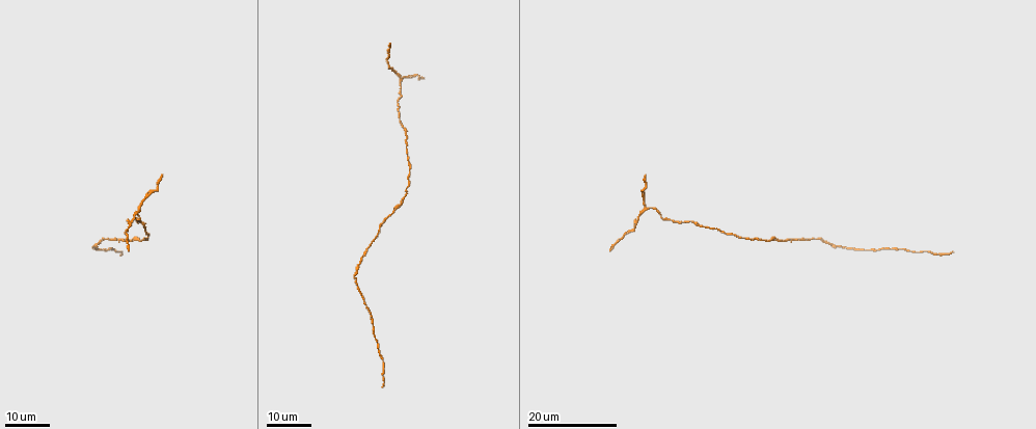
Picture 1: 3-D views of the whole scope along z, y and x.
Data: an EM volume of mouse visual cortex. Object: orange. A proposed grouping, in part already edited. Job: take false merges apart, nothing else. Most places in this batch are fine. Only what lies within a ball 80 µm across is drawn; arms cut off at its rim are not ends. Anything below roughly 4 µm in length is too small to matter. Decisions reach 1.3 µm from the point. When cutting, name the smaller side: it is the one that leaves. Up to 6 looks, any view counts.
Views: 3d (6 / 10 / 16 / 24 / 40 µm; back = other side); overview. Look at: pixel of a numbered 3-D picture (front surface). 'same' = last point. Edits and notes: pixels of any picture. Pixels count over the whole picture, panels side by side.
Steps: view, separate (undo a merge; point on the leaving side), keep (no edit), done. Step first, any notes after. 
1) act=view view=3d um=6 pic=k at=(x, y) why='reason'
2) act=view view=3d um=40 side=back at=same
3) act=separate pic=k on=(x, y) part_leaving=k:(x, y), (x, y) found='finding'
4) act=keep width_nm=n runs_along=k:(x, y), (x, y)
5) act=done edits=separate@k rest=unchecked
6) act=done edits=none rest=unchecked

act=view view=3d um=24 pic=1 at=(379, 230) why='arms run side by side'

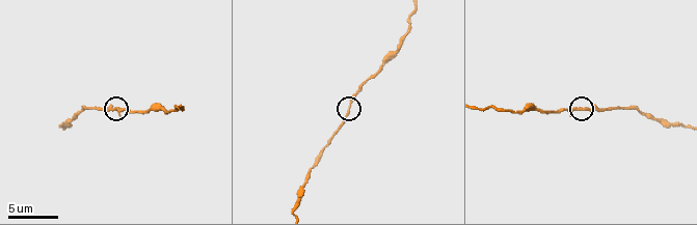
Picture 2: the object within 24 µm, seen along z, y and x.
act=view view=3d um=10 pic=2 at=(578, 108)

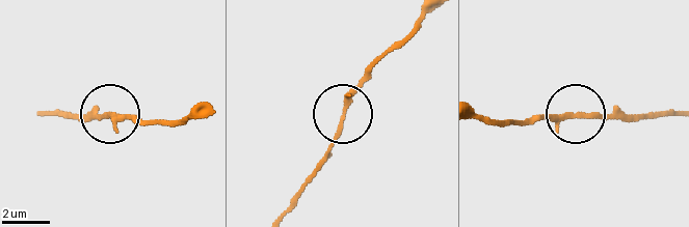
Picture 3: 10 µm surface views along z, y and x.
act=keep width_nm=160 found='all the same cell'

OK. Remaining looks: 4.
act=view view=3d um=24 pic=1 at=(734, 236) why='calibre changes'

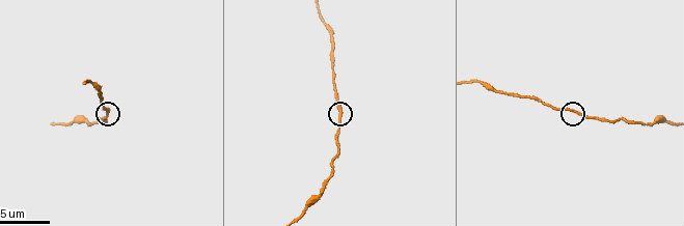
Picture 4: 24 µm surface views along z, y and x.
act=view view=3d um=6 pic=4 at=(340, 116)

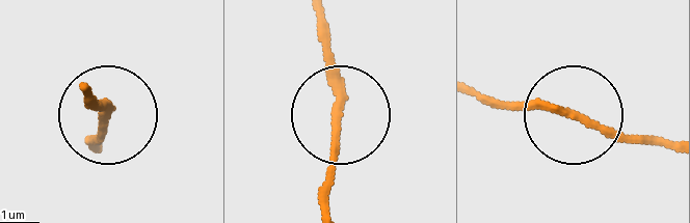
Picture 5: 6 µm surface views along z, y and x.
act=keep runs_along=5:(664, 146), (564, 110), (478, 100) found='continuous, no second cell'

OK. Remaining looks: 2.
act=view view=3d um=16 pic=4 at=(649, 122) why='sudden change in width'

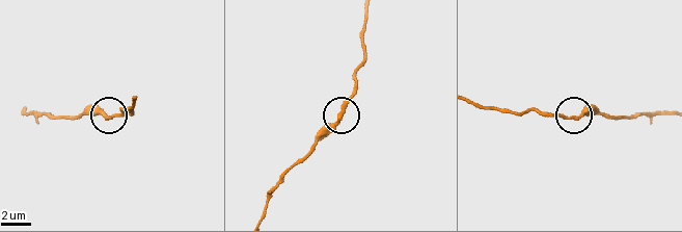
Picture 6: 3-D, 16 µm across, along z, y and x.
act=keep found='one cell here'

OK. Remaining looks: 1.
act=done edits=none rest=unchecked

